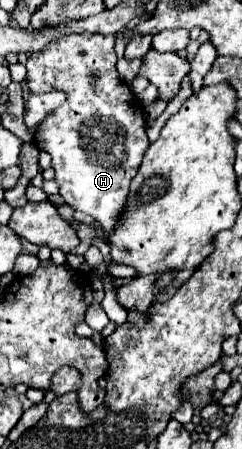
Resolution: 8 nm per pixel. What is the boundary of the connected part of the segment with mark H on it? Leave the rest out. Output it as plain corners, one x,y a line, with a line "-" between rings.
78,34
74,38
62,38
60,42
52,42
46,50
38,52
38,54
32,54
26,62
26,68
28,68
28,84
30,84
30,90
32,92
54,92
54,90
62,90
66,94
66,102
54,110
54,114
50,114
50,118
46,118
42,124
40,124
40,132
34,136
36,138
36,144
40,150
48,152
52,156
52,168
56,170
56,182
60,186
60,194
64,196
64,200
74,208
74,210
80,210
80,212
86,212
90,214
92,218
96,218
104,230
116,230
122,222
122,214
126,212
126,206
128,206
128,194
130,194
130,180
134,178
140,162
142,162
142,156
144,152
148,150
150,146
150,140
146,136
146,116
144,116
144,108
142,104
134,98
132,90
128,88
126,82
122,82
118,78
118,72
116,72
116,54
114,54
114,36
104,36
104,34

